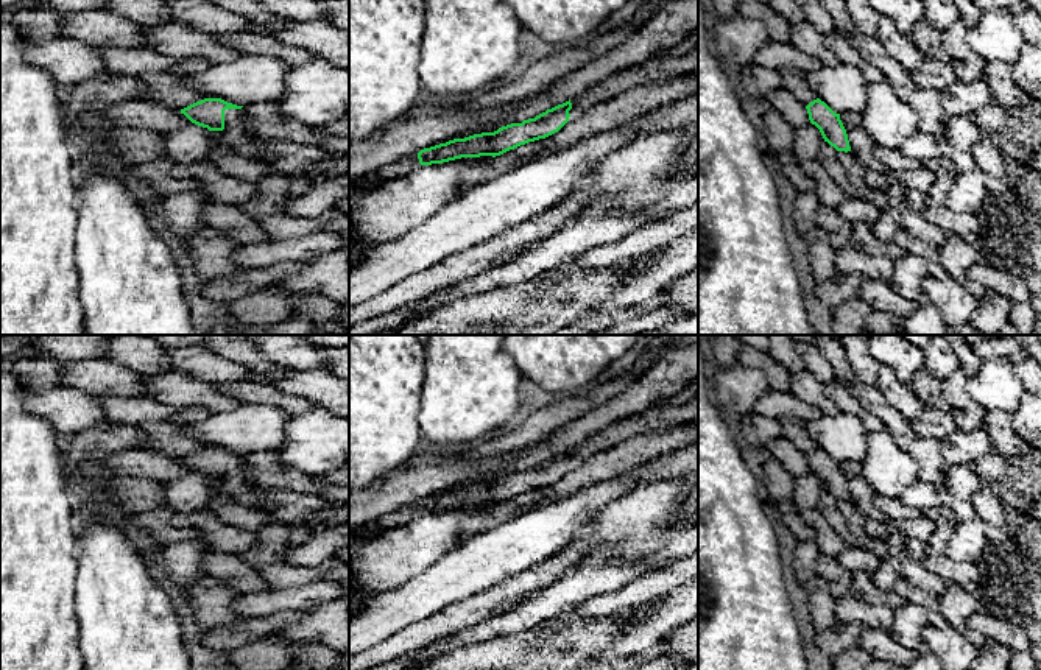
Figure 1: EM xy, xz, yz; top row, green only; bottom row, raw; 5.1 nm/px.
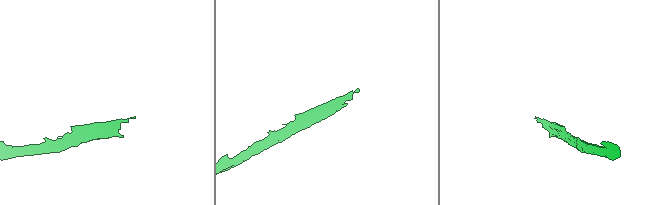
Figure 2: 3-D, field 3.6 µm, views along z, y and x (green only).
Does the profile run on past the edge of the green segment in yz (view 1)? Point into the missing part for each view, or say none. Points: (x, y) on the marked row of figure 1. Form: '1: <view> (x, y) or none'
1: none

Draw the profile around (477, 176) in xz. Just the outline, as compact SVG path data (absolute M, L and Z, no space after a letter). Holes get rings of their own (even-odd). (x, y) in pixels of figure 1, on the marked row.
M698 72L670 75L655 83L633 87L606 103L588 109L577 120L566 123L558 132L496 156L485 167L469 171L463 178L461 187L469 189L472 185L480 185L499 175L505 175L538 159L570 148L586 137L625 126L661 108L673 106L681 100L697 95Z

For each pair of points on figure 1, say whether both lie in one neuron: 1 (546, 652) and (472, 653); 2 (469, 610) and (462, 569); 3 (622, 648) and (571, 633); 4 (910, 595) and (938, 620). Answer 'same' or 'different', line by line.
1: same
2: different
3: different
4: same

